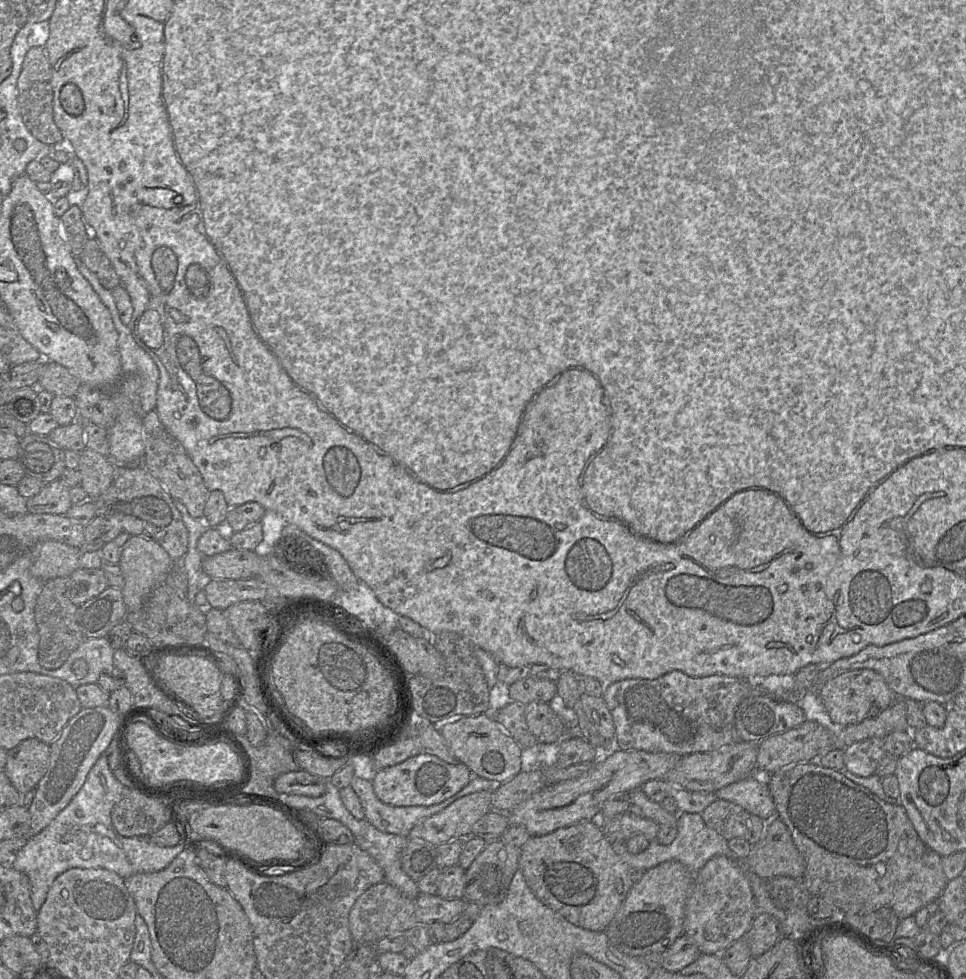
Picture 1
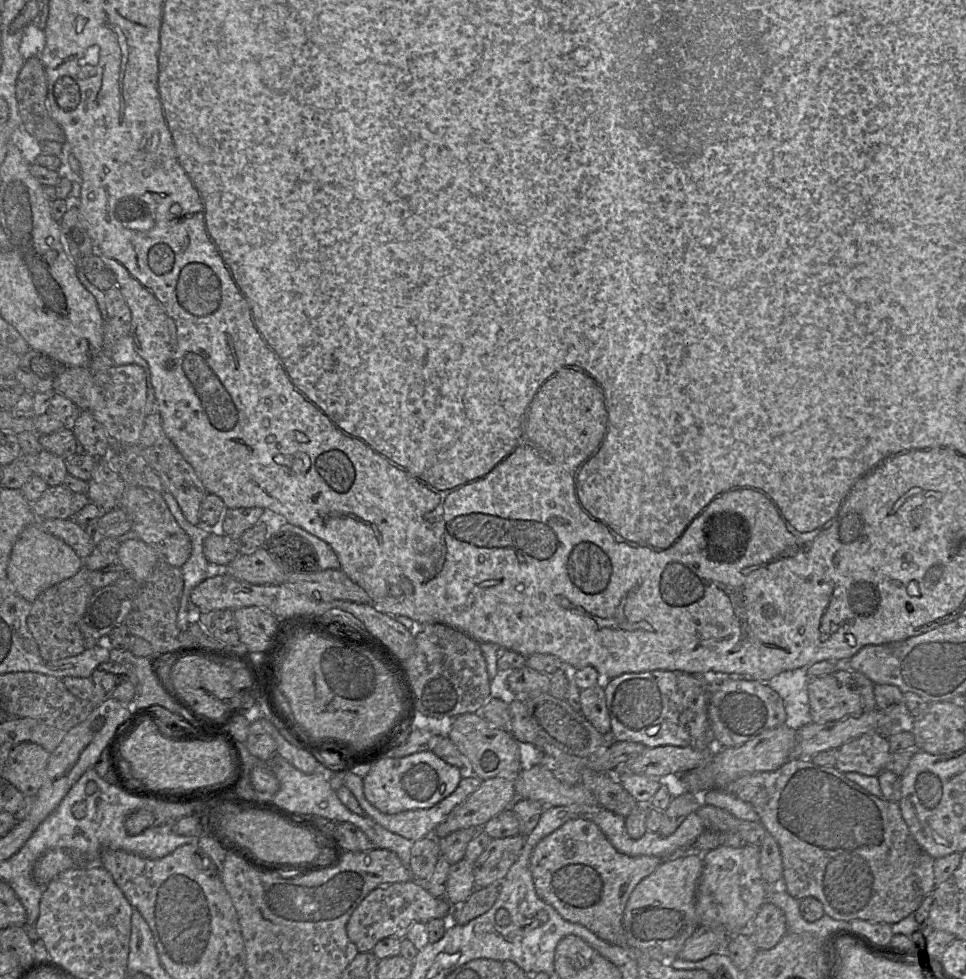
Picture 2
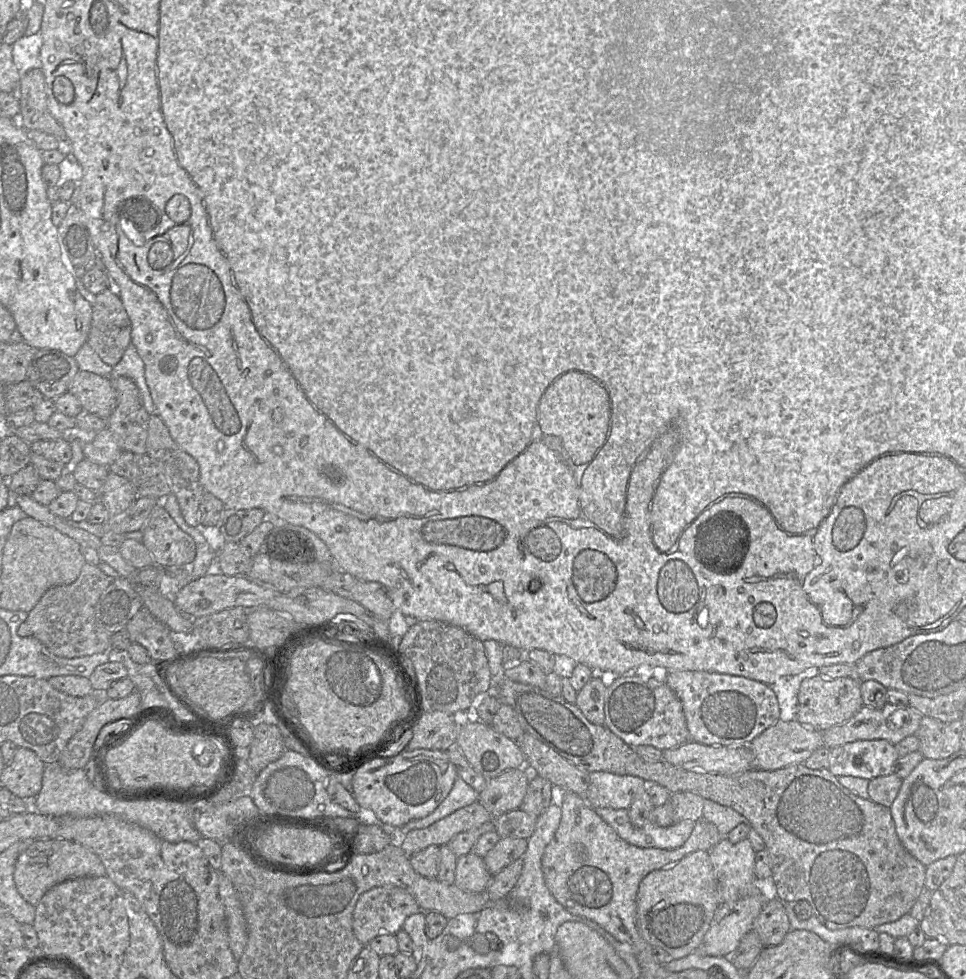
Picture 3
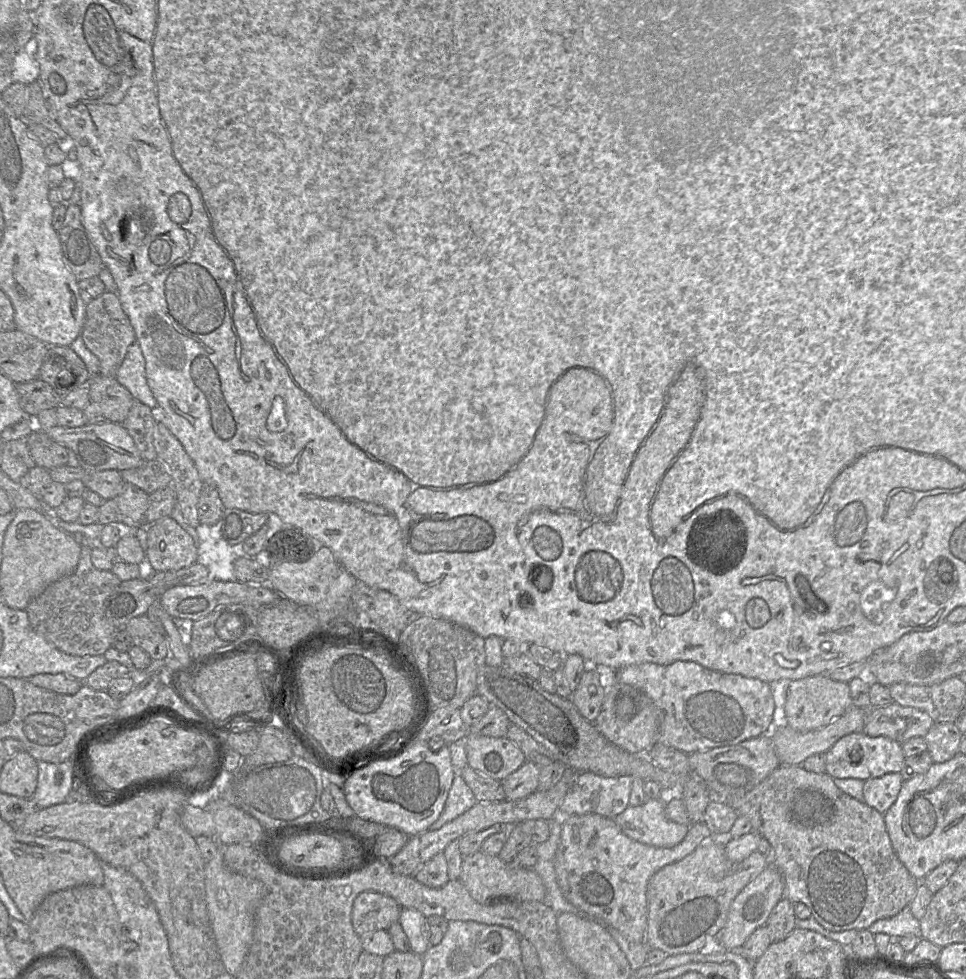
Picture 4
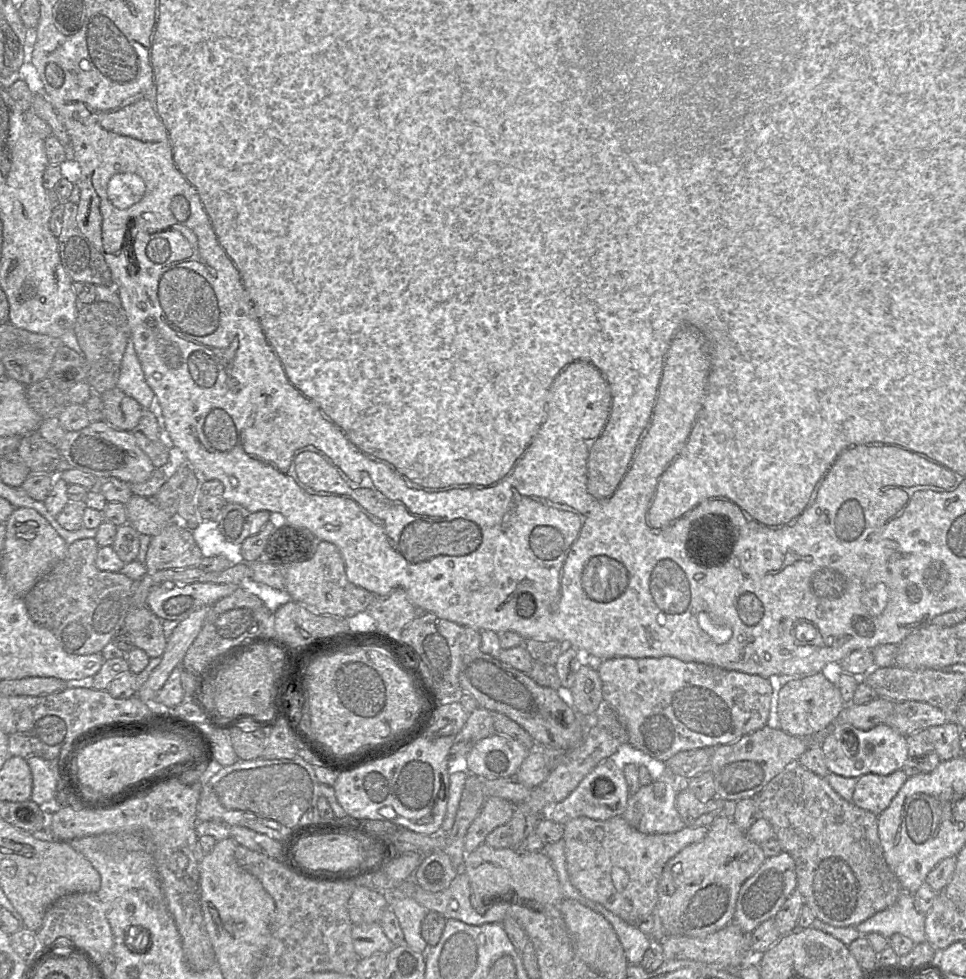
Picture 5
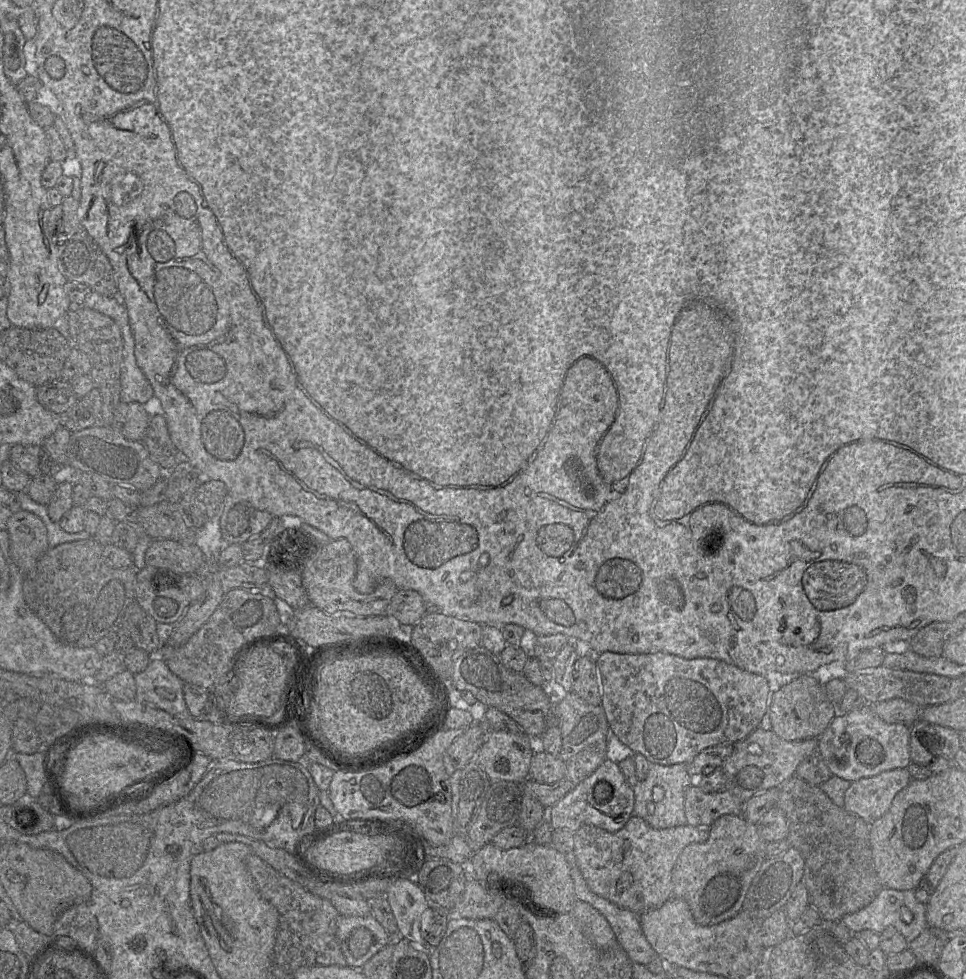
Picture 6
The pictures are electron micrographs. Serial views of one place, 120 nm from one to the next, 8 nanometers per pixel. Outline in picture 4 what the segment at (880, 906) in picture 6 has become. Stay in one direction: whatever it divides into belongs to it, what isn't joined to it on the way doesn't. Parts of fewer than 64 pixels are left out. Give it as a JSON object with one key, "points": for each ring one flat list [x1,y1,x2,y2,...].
{"points":[[910,904,892,917,875,921,867,930,873,934,885,933,892,939,906,935,921,937,920,920,912,914]]}

